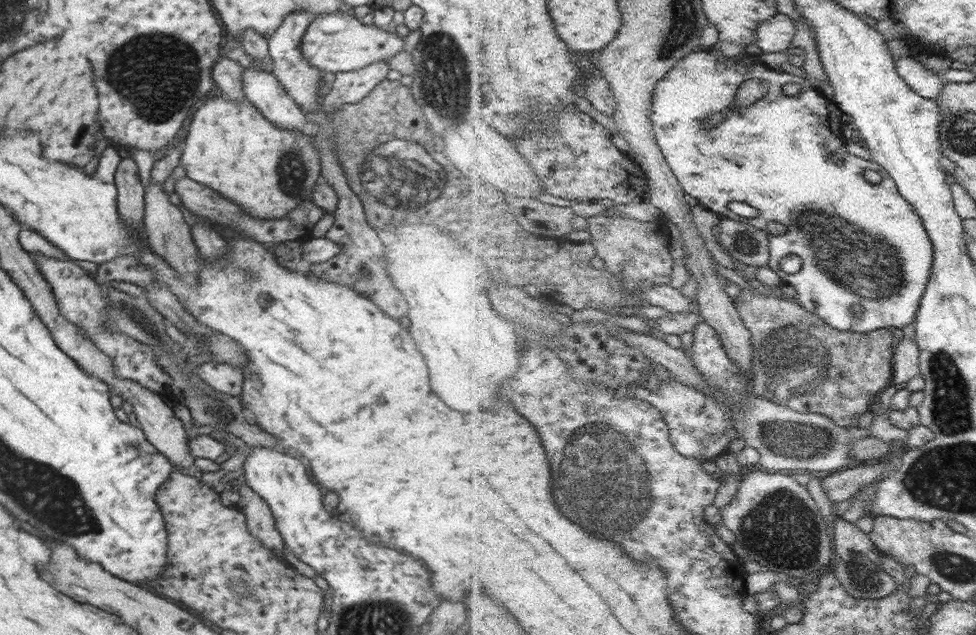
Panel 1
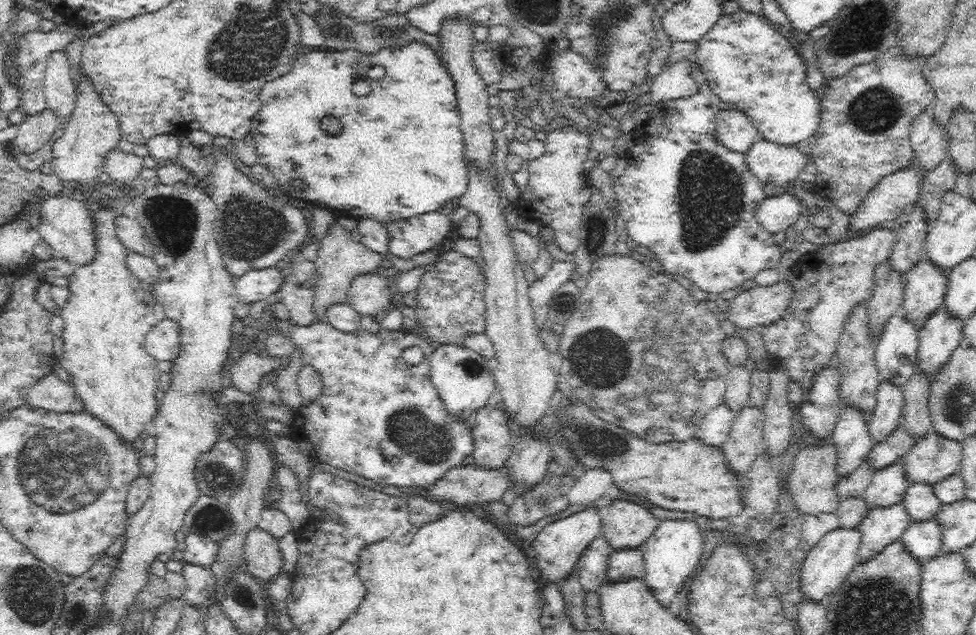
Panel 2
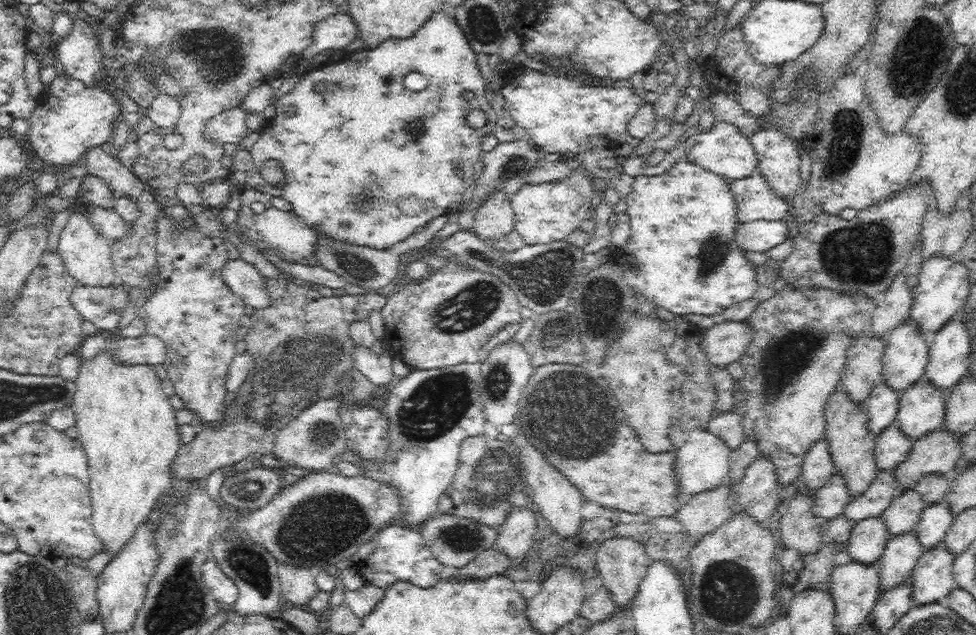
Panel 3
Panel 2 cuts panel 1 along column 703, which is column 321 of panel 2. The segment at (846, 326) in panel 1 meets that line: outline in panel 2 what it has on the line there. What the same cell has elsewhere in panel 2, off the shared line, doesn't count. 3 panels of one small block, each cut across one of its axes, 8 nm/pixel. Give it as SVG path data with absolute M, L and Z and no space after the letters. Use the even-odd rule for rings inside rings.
M418 42L402 50L383 50L374 56L366 56L355 50L344 50L342 52L326 52L321 49L304 50L300 58L296 60L294 68L284 74L284 76L269 82L259 90L260 110L255 116L253 127L253 137L255 140L255 154L257 162L268 168L273 176L278 180L278 186L284 192L292 191L300 199L305 199L308 203L325 205L336 214L350 217L376 217L381 222L396 222L403 218L436 210L444 201L456 197L460 199L461 194L466 190L467 170L466 154L463 136L459 127L459 112L456 104L456 97L453 89L452 79L445 73L440 65L436 52L424 44ZM380 66L384 68L382 78L370 78L368 70ZM356 79L363 79L370 82L372 92L366 98L358 98L351 93L351 84ZM324 118L336 118L338 122L344 124L344 130L340 136L328 136L326 131L320 128L320 120Z

